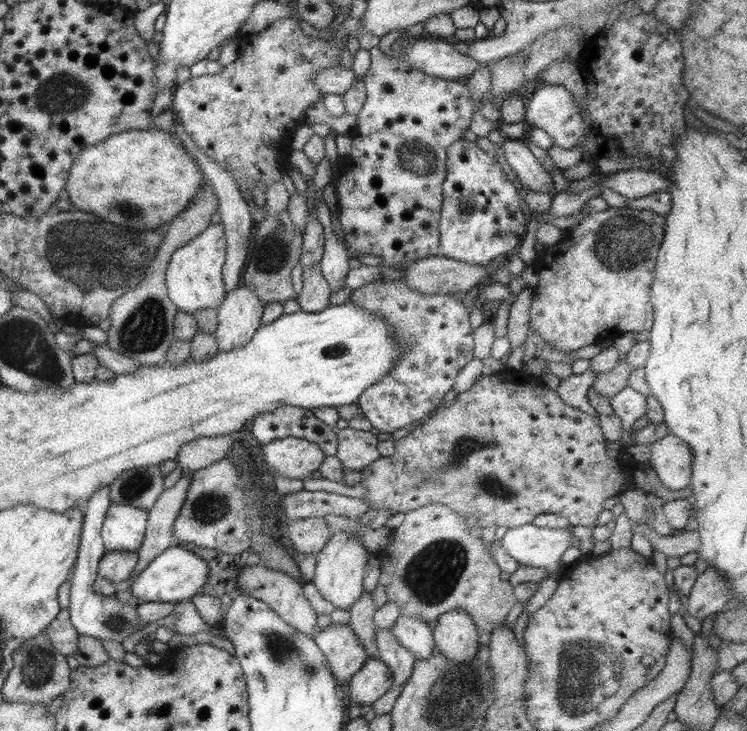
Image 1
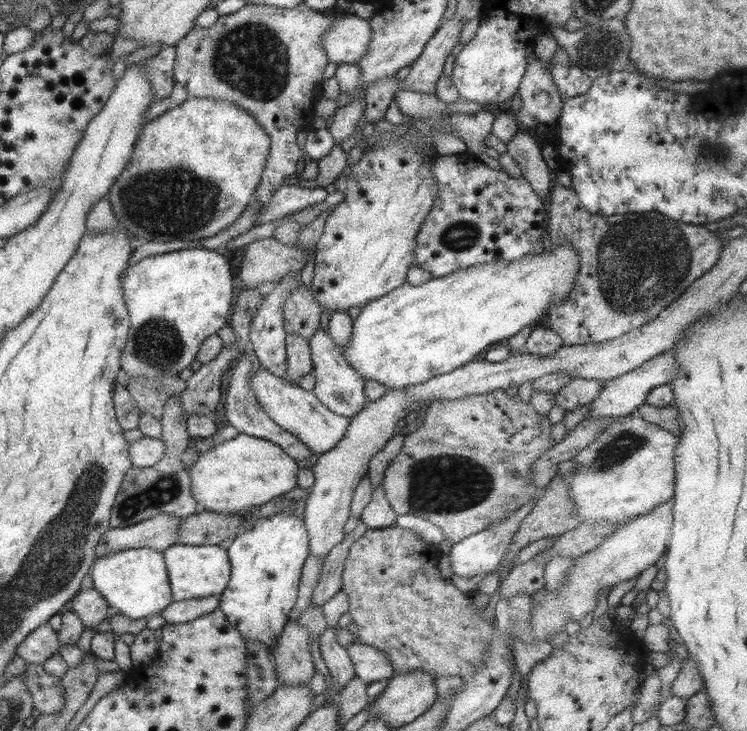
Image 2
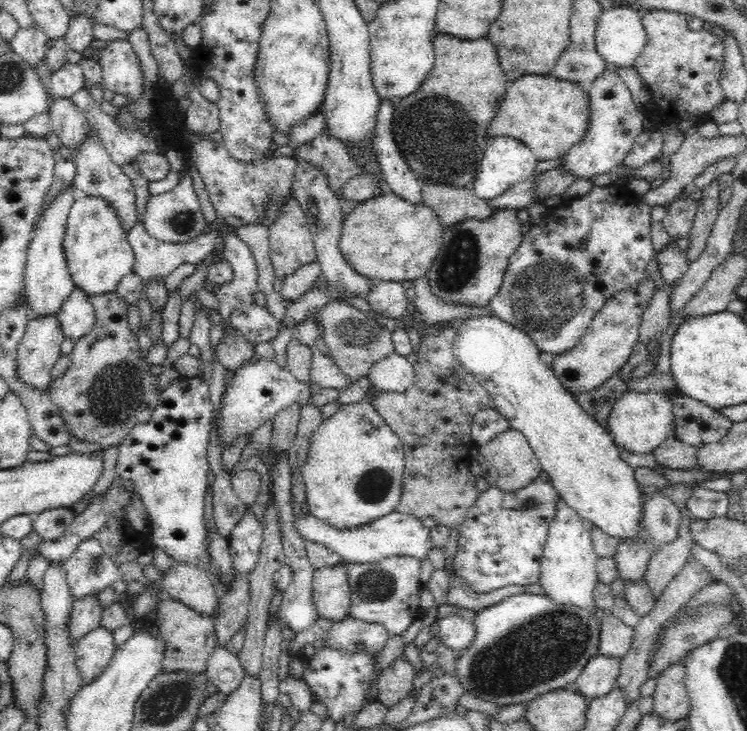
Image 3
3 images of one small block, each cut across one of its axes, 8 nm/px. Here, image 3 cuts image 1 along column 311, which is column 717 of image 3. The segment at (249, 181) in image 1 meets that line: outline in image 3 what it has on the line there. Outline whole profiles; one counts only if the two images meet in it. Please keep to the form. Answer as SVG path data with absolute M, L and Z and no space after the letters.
M643 10L642 22L648 31L648 44L634 67L651 94L645 115L654 120L690 120L701 123L725 98L718 77L723 65L723 42L705 29L692 30L688 17L669 10Z

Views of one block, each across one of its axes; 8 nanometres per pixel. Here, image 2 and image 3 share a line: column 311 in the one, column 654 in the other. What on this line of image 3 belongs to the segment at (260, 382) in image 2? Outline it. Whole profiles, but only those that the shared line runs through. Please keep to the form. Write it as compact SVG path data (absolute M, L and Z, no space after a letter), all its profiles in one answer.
M626 391L612 406L612 412L604 421L607 430L619 450L634 454L653 453L668 438L675 436L674 405L660 392L634 393Z

